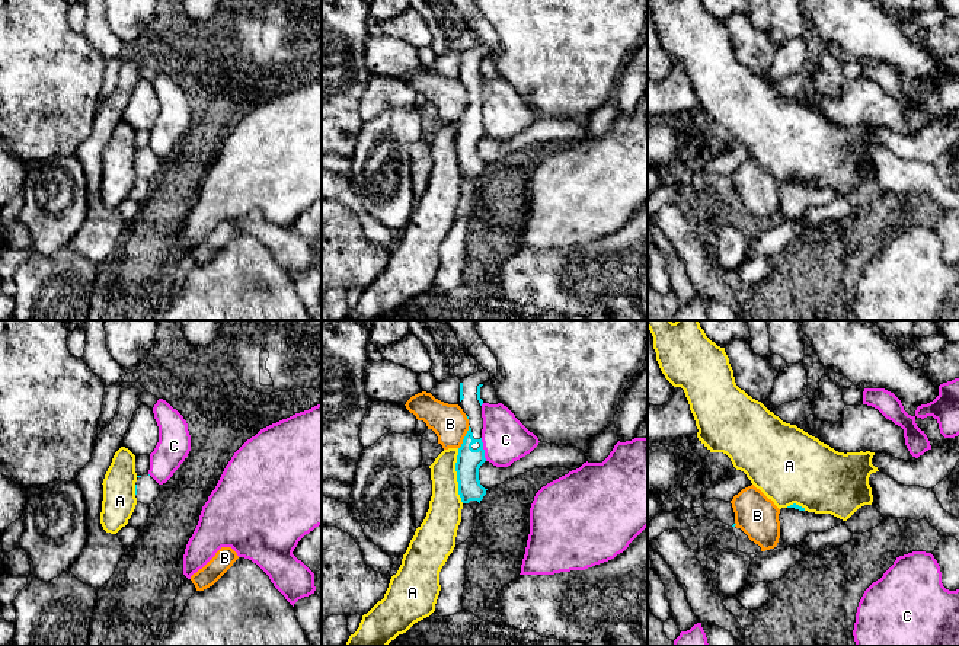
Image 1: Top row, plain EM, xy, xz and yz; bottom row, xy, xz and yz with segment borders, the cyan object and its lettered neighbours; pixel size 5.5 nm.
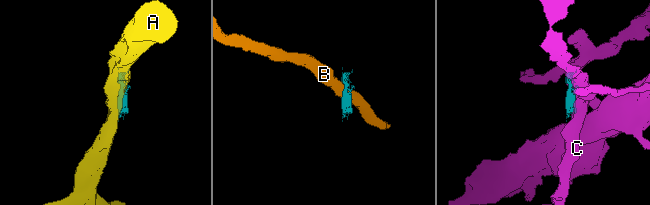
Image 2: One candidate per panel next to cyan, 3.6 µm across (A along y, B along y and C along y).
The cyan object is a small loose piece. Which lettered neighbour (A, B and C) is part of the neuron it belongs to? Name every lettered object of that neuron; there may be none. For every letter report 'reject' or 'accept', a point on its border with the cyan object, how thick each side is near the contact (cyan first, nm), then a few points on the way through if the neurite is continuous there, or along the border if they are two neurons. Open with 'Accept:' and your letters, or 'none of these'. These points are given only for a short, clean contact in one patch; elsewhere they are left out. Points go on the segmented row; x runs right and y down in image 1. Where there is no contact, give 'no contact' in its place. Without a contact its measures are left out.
Accept: none of these
A: reject | xz (457, 476) | 140/190 nm
B: reject | xz (464, 437) | 140/200 nm | along xz (469, 425), (459, 448)
C: reject | xz (483, 450) | 140/260 nm

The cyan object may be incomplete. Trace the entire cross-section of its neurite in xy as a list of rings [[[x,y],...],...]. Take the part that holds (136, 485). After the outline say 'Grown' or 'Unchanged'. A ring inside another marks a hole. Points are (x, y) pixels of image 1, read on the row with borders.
[[[147,473],[137,476],[135,498],[137,502],[151,505],[160,493],[160,484]]]. Grown

